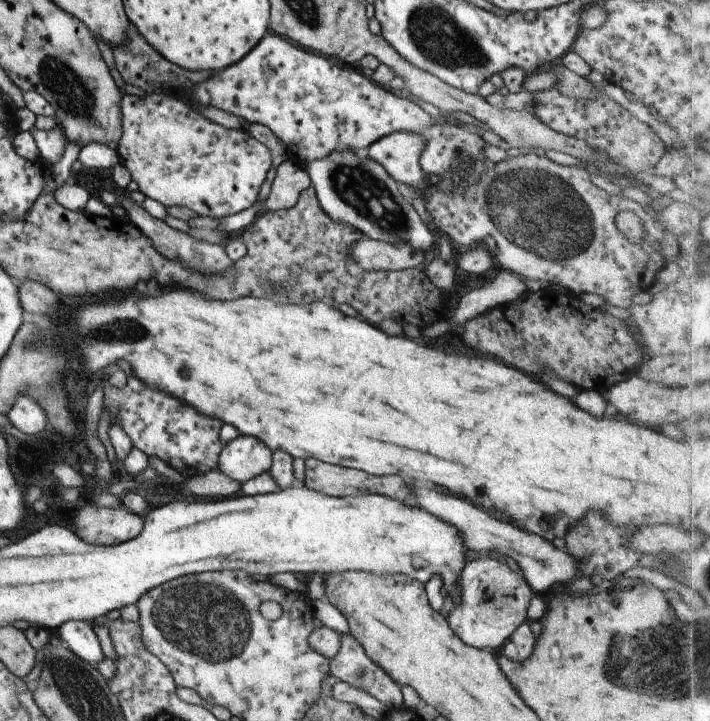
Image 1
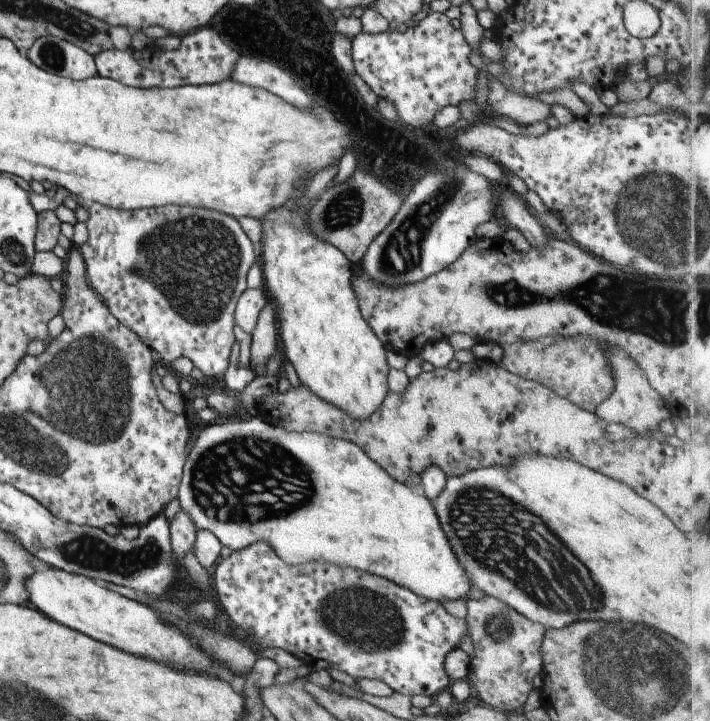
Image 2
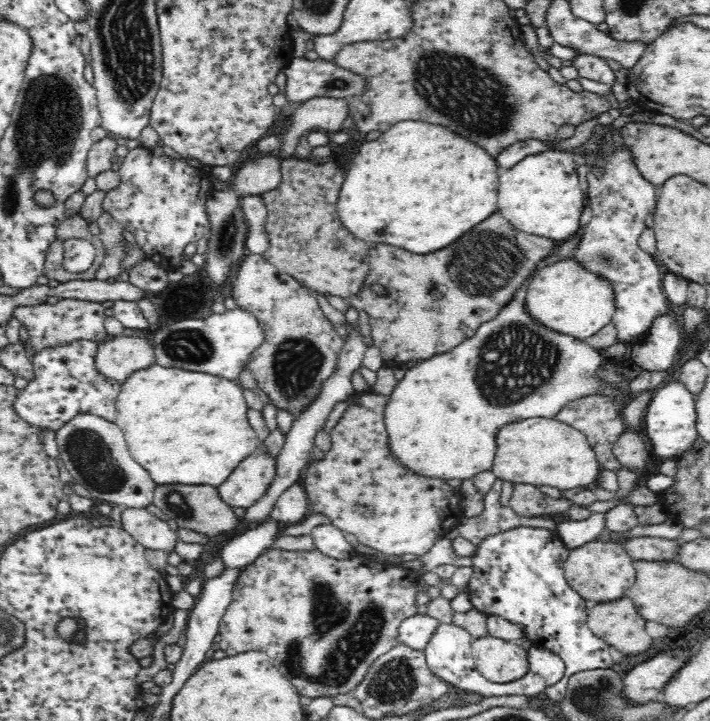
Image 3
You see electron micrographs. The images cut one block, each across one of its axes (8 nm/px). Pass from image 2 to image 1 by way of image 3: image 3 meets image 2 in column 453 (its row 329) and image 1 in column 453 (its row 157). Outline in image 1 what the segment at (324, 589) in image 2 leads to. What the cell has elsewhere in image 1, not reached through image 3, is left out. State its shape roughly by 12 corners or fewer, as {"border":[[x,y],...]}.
{"border":[[491,556],[470,557],[446,617],[470,646],[500,650],[534,591]]}

